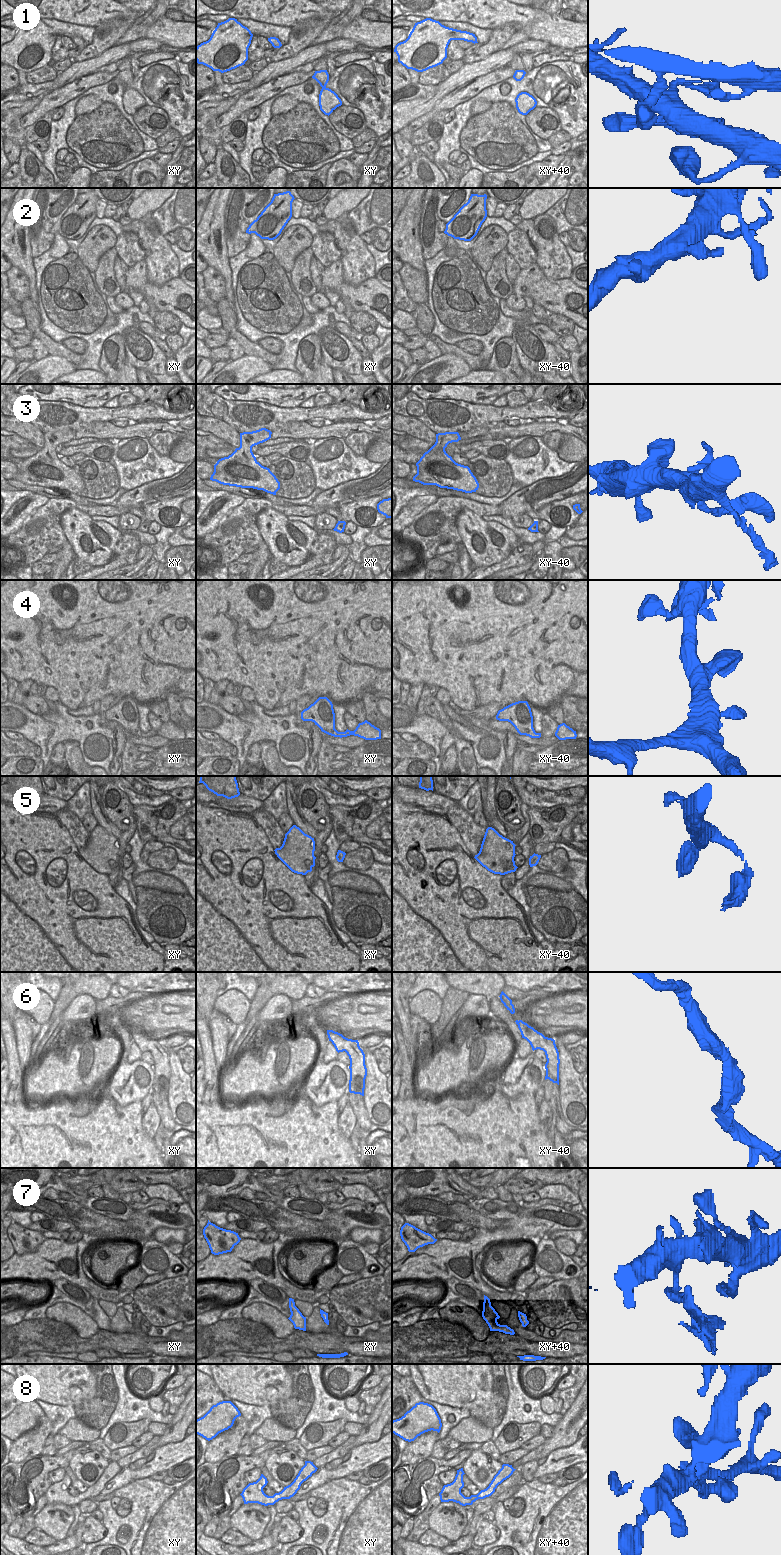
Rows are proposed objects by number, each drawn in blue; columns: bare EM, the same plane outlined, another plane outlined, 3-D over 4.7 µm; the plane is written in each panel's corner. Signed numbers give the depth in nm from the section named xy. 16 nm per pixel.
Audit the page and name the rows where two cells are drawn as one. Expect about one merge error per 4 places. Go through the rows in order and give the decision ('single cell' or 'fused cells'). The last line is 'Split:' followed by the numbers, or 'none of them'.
1: single cell
2: single cell
3: single cell
4: single cell
5: single cell
6: single cell
7: fused cells
8: single cell
Split: 7

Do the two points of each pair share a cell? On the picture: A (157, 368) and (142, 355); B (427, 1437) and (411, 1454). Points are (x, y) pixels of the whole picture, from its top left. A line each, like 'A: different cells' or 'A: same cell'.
A: same cell
B: same cell

